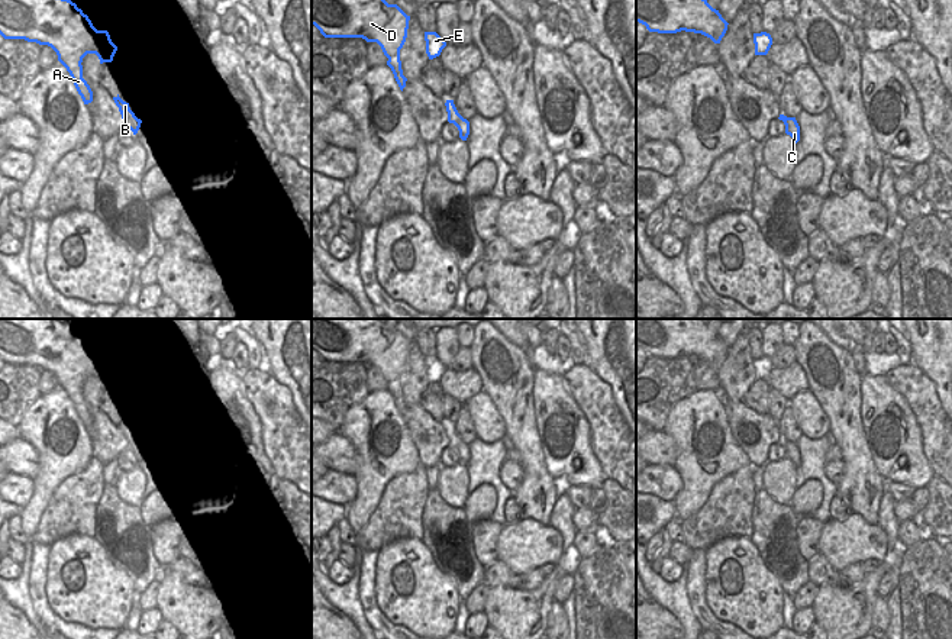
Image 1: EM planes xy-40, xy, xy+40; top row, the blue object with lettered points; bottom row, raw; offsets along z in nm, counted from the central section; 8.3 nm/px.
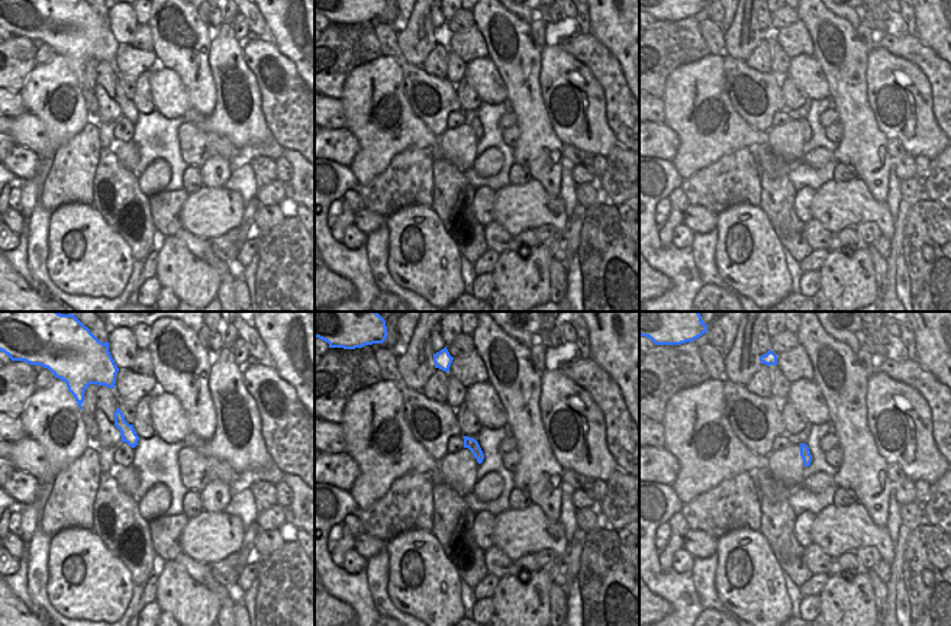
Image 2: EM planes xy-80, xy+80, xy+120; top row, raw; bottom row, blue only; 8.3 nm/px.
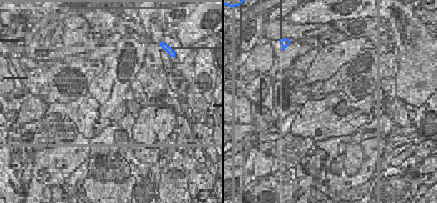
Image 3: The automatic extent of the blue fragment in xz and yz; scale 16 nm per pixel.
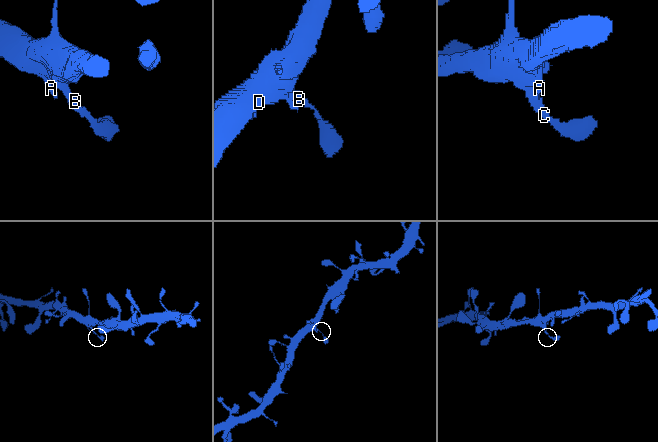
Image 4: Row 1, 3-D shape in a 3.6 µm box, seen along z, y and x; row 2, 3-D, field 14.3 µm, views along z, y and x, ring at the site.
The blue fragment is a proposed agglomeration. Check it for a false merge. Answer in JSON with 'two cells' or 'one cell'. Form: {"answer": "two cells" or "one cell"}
{"answer": "one cell"}

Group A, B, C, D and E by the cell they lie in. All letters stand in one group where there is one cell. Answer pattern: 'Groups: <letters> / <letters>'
Groups: A B C D E

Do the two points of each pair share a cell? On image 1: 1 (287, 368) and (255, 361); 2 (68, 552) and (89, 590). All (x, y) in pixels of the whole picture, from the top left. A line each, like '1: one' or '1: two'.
1: two
2: one

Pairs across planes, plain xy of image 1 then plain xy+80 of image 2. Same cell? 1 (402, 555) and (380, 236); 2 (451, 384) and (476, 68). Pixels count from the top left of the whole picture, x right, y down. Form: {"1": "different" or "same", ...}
{"1": "different", "2": "different"}

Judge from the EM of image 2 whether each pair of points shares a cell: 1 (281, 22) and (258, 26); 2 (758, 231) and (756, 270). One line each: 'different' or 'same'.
1: different
2: same

